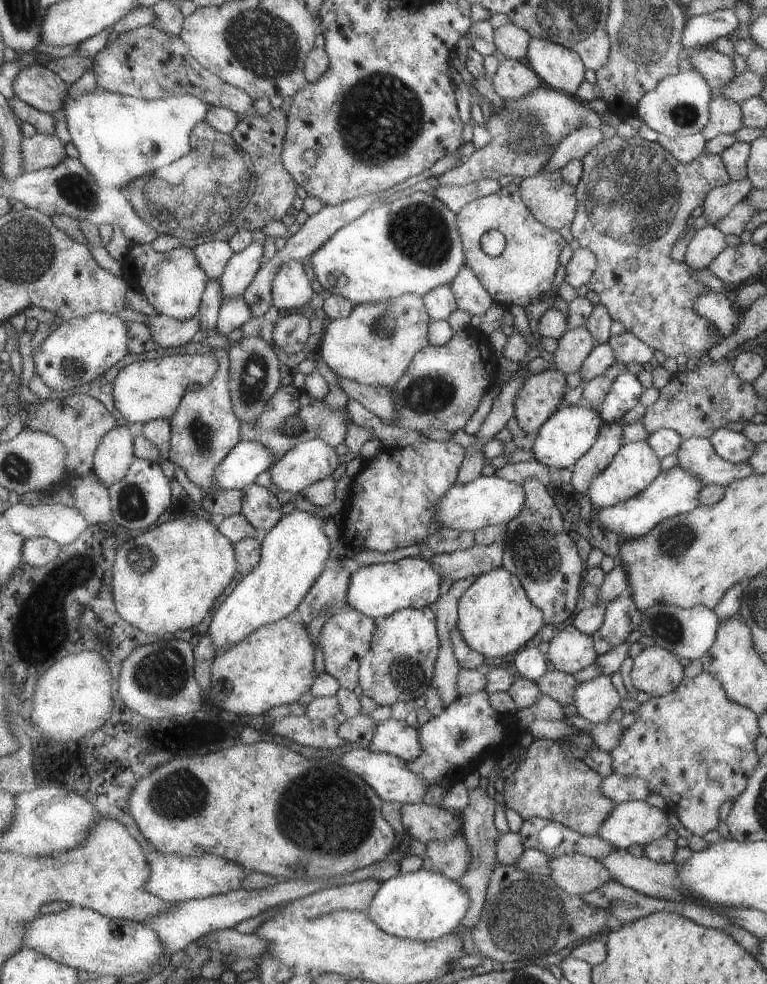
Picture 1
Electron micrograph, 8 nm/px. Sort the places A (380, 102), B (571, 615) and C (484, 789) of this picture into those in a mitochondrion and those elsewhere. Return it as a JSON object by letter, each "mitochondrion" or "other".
{"A":"mitochondrion","B":"other","C":"other"}

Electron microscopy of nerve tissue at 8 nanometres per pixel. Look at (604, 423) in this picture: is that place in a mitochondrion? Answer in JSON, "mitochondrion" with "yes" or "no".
{"mitochondrion":"no"}

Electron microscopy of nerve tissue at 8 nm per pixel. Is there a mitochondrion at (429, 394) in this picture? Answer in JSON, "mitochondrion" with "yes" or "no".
{"mitochondrion":"yes"}

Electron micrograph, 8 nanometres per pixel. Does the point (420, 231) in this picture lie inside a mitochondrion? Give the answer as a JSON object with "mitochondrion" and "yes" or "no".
{"mitochondrion":"yes"}

